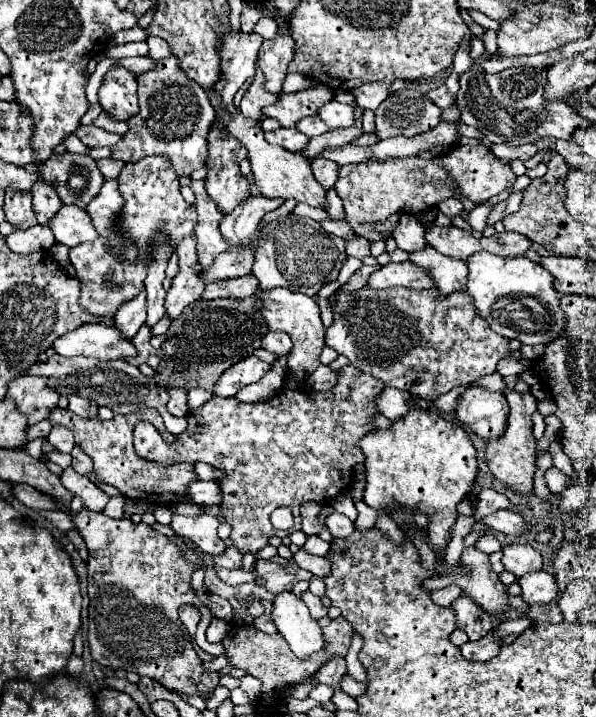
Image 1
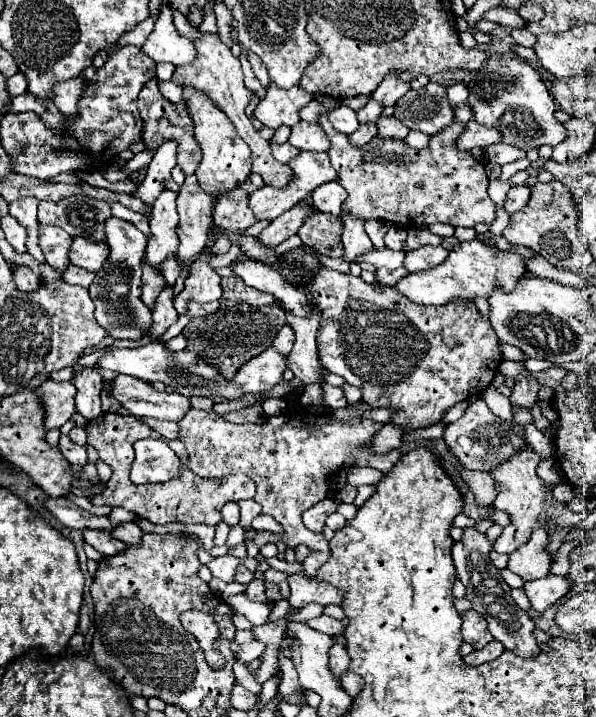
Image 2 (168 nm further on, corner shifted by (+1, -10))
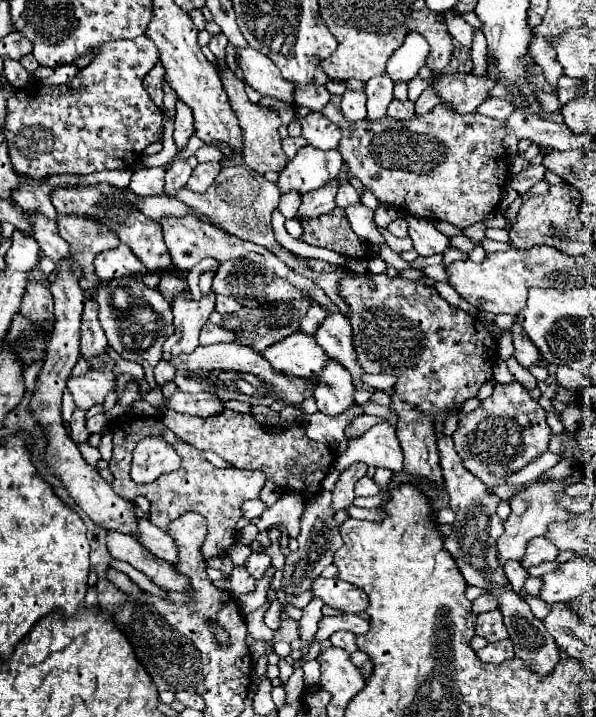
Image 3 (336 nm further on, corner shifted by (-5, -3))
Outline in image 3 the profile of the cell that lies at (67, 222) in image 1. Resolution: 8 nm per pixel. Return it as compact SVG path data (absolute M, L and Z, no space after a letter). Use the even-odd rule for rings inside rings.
M118 245L112 251L102 251L94 259L94 269L102 281L108 281L126 273L136 273L136 275L146 273L146 267L136 259L136 255L132 255L132 249L124 245Z

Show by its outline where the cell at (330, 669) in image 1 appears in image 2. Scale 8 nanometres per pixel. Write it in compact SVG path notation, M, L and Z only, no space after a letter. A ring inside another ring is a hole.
M334 644L330 648L330 670L336 678L340 678L340 674L344 674L348 670L348 664L350 664L350 658L348 658L348 652L346 652L346 646L344 644Z

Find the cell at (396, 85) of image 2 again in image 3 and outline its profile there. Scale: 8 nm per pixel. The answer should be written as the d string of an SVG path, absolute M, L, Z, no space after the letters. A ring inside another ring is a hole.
M408 33L402 47L396 49L394 55L388 59L386 73L394 83L410 83L418 75L418 69L426 65L428 51L430 47L424 37L420 37L418 33Z

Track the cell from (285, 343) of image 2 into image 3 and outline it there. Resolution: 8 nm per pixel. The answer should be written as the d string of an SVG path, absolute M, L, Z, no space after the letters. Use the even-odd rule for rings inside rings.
M312 303L312 305L310 305L310 309L306 311L306 315L304 315L302 323L300 323L300 331L304 331L306 335L314 335L314 333L316 333L316 329L320 327L320 323L324 321L324 317L326 317L324 309L322 309L320 305Z

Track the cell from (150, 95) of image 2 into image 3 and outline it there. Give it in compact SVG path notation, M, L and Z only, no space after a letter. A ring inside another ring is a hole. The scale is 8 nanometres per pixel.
M156 63L154 69L144 77L144 89L148 91L148 95L152 97L152 101L154 101L158 107L162 107L162 97L164 97L162 77L164 77L164 65L162 65L162 63Z

